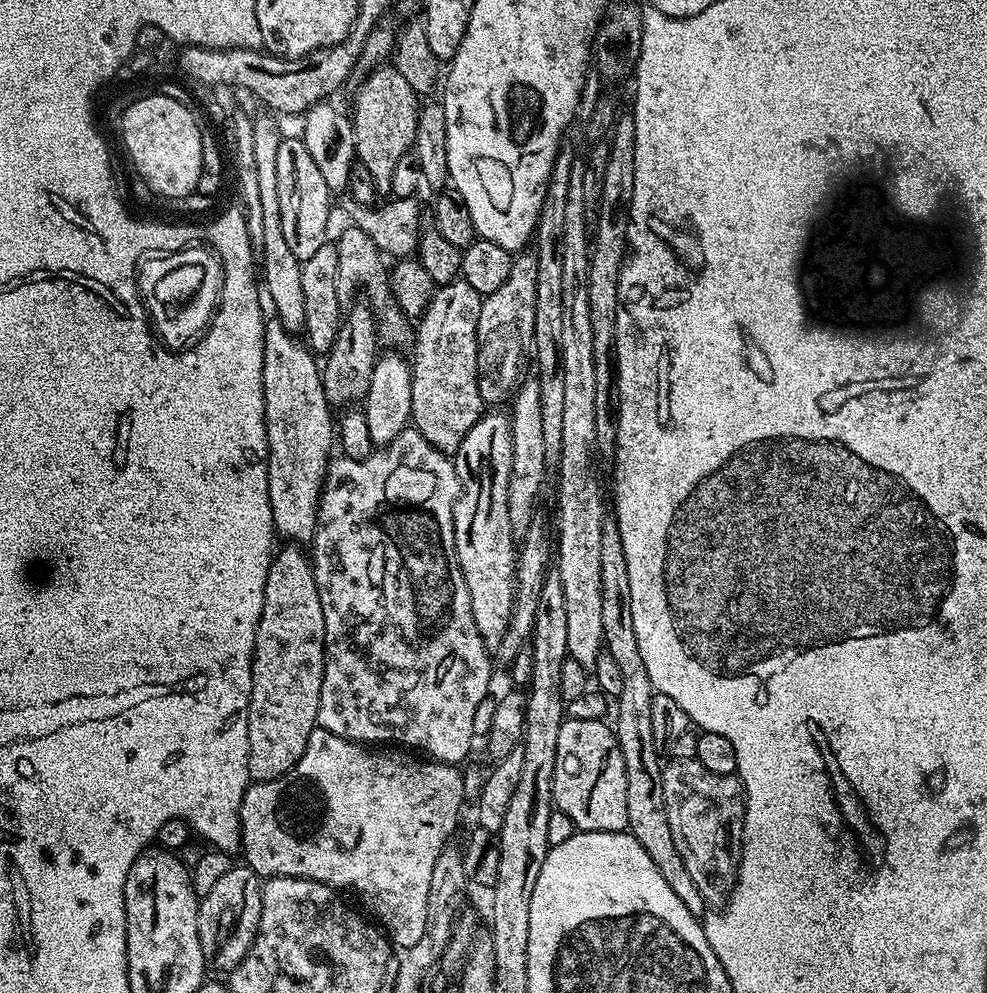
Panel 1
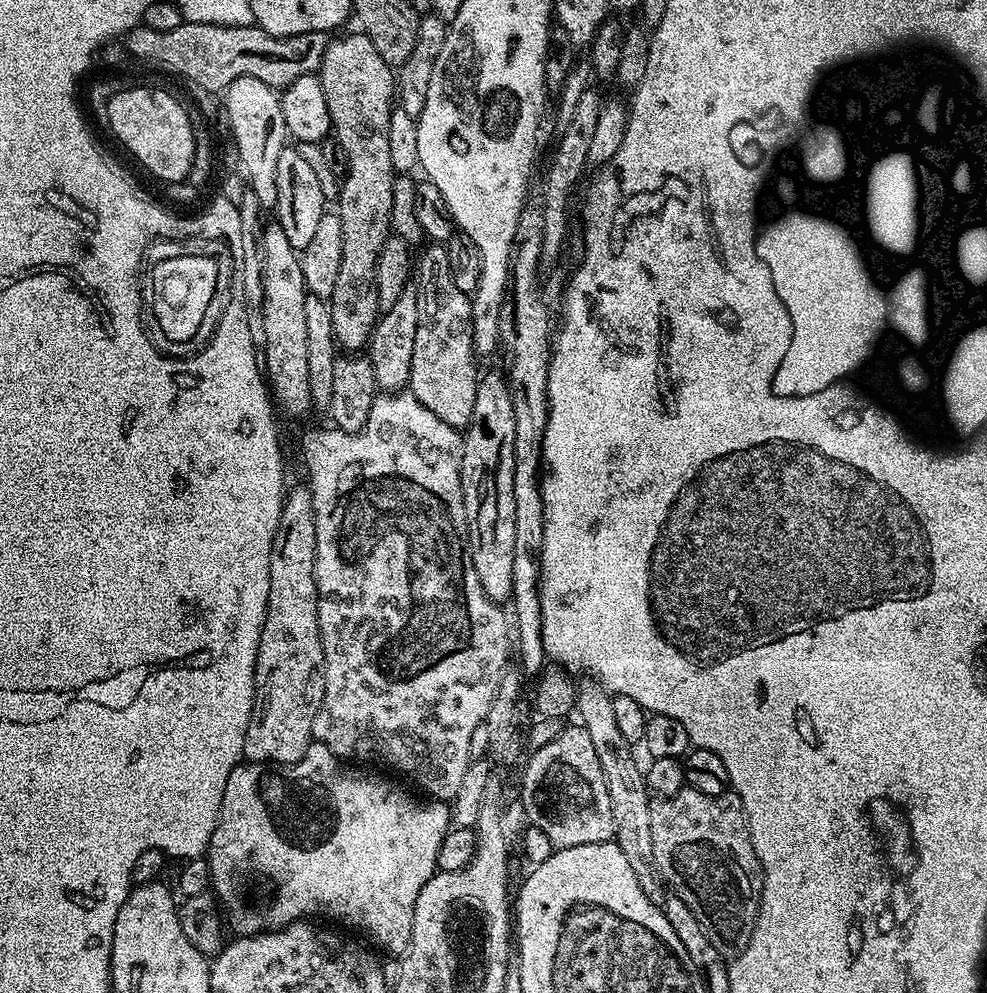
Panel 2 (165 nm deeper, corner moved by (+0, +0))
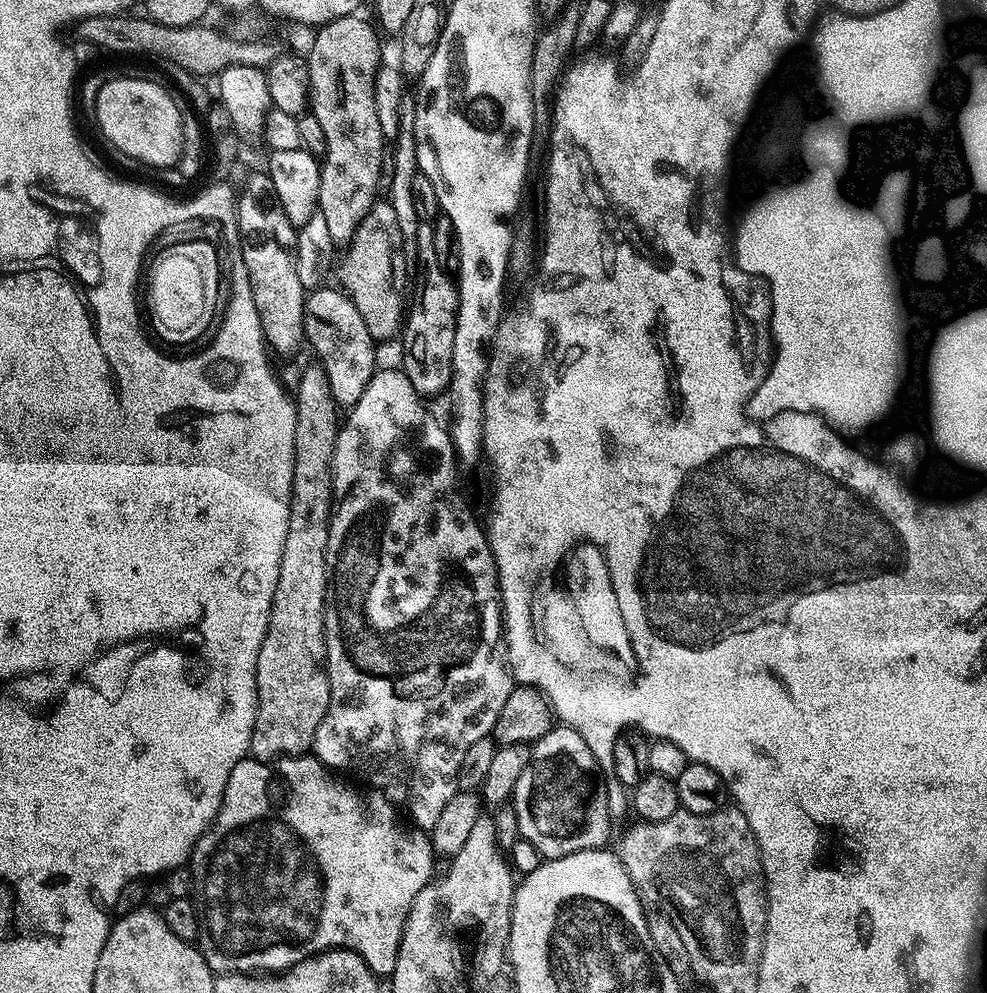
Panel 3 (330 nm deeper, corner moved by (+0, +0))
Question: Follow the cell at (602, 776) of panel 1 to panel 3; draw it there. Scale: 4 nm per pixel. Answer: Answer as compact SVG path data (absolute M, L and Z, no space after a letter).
M554 726L545 734L542 739L537 740L531 745L532 757L526 766L526 770L522 770L522 778L518 778L516 788L512 791L512 799L510 801L512 808L516 812L518 818L518 830L520 831L520 839L530 842L530 846L534 846L534 850L538 850L538 854L544 860L557 860L566 854L574 854L582 850L590 850L591 848L604 848L607 845L608 835L612 832L613 813L608 810L609 789L604 789L602 773L598 762L594 758L594 754L590 750L590 746L586 746L586 738L582 738L582 734L578 734L571 726Z

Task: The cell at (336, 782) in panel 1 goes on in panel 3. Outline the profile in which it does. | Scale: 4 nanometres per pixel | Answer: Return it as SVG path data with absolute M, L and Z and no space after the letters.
M312 754L281 758L269 764L263 760L245 758L238 762L238 766L234 766L234 770L230 770L230 782L226 782L224 787L222 806L212 824L192 848L190 857L192 896L196 905L196 917L200 920L198 947L213 973L279 974L312 956L319 955L320 952L328 951L329 948L348 948L364 959L366 966L370 966L376 977L391 977L398 962L398 946L404 933L408 911L412 909L414 898L418 898L418 894L434 876L432 842L427 831L407 823L400 824L401 817L397 809L381 792L372 790L367 793L369 796L359 796L354 789L347 788L342 781L335 778L340 779Z

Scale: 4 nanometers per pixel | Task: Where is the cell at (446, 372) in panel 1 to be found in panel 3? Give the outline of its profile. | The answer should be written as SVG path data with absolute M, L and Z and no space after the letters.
M420 222L417 226L416 260L420 264L420 285L416 297L411 297L406 308L406 319L402 329L404 340L404 365L402 371L410 378L414 390L421 397L436 396L447 389L452 377L452 351L460 294L453 277L438 266L434 255L434 230L431 223Z

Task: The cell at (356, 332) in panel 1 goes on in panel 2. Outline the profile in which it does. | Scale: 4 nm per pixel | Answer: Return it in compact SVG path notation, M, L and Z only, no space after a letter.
M363 31L331 41L322 58L318 75L326 106L330 106L335 143L346 150L348 171L339 185L338 215L342 222L342 266L330 285L332 337L345 353L356 354L369 347L369 337L382 315L378 302L376 267L380 251L388 241L394 182L398 173L390 162L390 118L397 95L393 65L387 64Z

